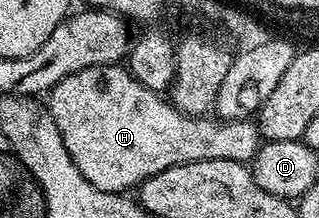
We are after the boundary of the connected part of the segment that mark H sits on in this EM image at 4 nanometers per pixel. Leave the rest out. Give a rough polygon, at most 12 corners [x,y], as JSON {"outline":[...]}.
{"outline":[[123,65],[45,105],[73,165],[123,193],[173,165],[250,164],[251,119],[186,115]]}

